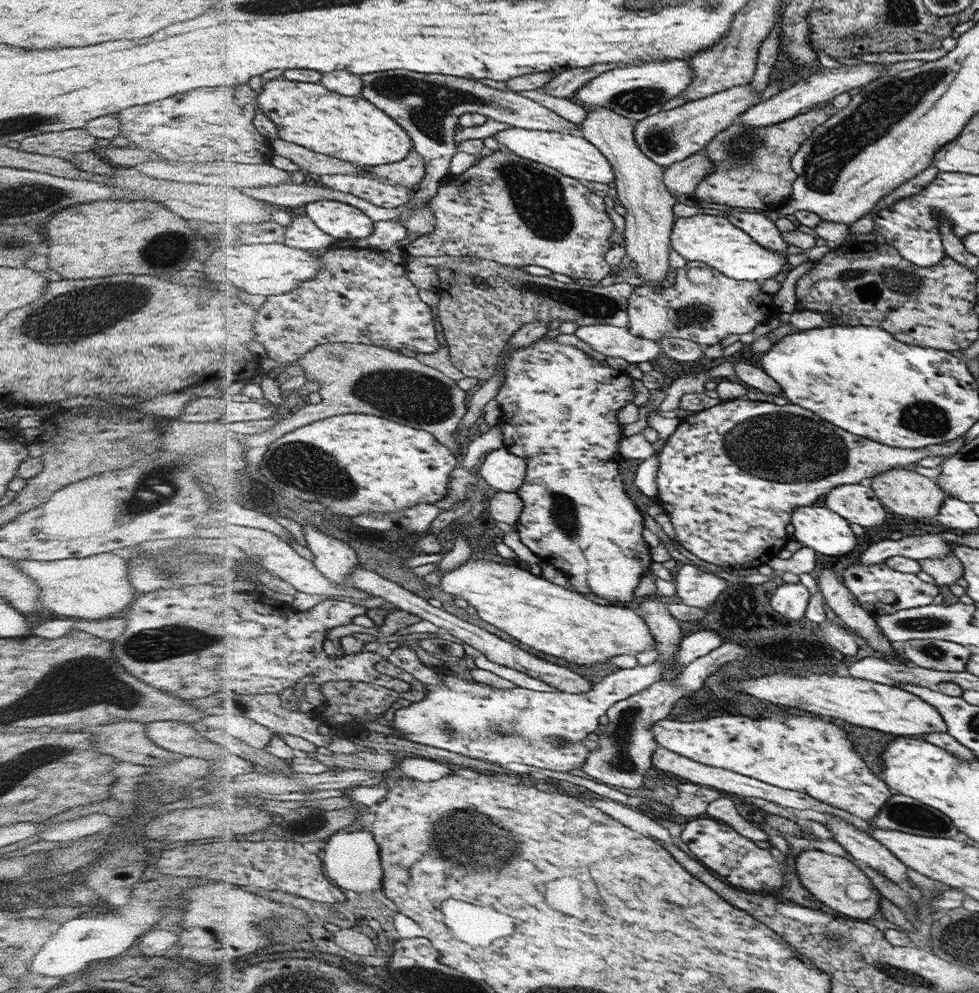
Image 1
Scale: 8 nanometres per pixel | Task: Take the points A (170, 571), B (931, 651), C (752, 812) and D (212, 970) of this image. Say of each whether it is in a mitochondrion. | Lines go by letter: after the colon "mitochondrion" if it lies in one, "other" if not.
A: mitochondrion
B: mitochondrion
C: other
D: other

